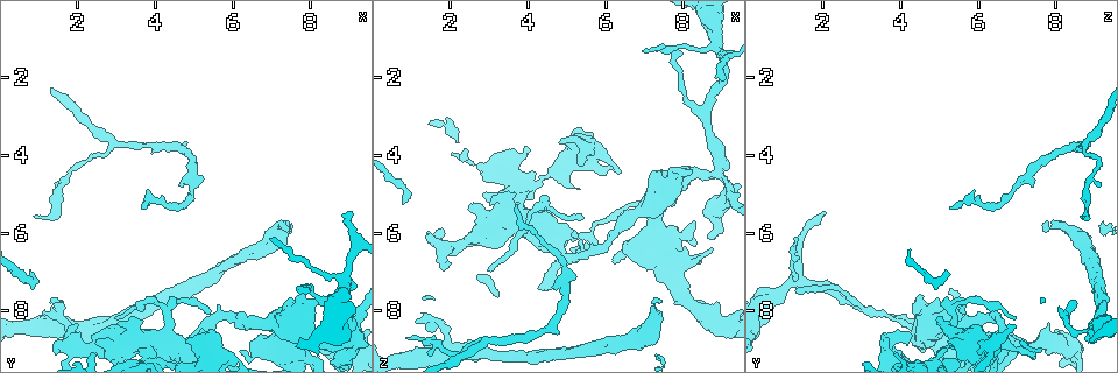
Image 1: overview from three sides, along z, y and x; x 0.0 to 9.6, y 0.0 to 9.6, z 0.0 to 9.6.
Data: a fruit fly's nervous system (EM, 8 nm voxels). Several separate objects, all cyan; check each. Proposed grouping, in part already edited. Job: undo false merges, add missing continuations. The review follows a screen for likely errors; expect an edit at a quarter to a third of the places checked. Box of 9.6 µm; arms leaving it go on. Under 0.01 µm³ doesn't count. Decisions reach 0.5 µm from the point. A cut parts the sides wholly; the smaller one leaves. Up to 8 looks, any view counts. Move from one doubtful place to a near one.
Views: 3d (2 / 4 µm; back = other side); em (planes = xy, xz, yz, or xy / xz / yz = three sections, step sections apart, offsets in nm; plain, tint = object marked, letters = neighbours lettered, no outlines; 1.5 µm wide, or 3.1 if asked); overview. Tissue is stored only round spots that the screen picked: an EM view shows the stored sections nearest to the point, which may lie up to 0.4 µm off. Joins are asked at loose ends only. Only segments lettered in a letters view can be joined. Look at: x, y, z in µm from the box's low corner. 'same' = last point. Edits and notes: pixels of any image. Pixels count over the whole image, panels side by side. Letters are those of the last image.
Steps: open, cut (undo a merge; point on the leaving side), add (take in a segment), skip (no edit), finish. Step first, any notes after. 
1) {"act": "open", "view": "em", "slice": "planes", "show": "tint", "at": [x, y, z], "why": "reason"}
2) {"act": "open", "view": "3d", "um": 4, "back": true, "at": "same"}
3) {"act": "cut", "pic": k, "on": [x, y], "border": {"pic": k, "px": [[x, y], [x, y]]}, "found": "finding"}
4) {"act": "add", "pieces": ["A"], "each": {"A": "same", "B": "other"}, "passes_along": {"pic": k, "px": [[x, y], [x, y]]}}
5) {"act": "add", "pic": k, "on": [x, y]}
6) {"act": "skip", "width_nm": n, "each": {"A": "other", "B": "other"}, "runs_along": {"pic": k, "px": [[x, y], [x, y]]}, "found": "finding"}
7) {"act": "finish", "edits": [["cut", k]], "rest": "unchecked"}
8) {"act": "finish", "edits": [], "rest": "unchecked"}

{"act": "open", "view": "em", "slice": "planes", "show": "letters", "at": [4.85, 8.85, 3.65], "why": "free end"}

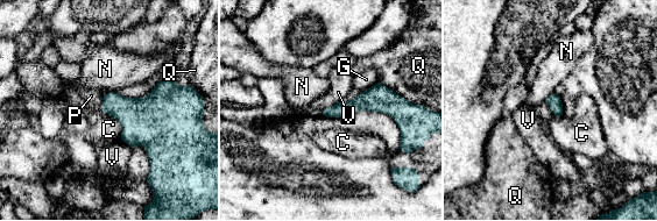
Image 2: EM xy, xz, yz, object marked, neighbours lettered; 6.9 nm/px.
{"act": "skip", "longest_contact_nm": ["Q", 280], "each": {"C": "other", "G": "other", "N": "other", "P": "other", "Q": "other", "V": "other"}, "border": {"pic": 2, "px": [[108, 115], [120, 123], [121, 138]]}, "found": "none of them fits"}

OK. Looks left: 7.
{"act": "open", "view": "em", "slice": "planes", "show": "tint", "at": [1.45, 9.15, 6.00], "why": "branch stops here"}

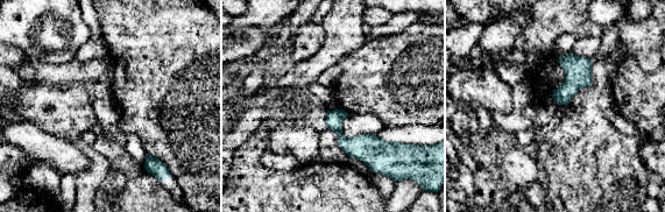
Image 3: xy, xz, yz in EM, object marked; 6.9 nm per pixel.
{"act": "open", "view": "em", "slice": "planes", "show": "letters", "at": "same"}

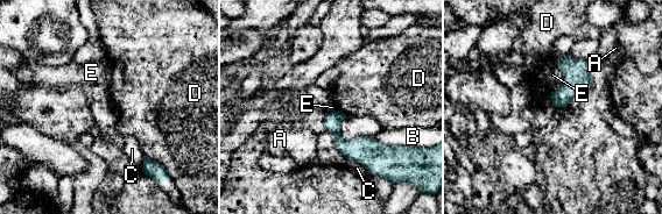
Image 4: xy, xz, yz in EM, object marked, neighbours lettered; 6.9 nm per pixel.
{"act": "skip", "longest_contact_nm": ["B", 240], "each": {"A": "other", "B": "other", "C": "other", "D": "other", "E": "other"}, "border": {"pic": 4, "px": [[145, 155], [157, 162], [164, 170]]}, "found": "no lettered segment goes on from it"}

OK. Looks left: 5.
{"act": "open", "view": "3d", "um": 2, "at": [7.90, 7.35, 1.40], "why": "tapers out"}

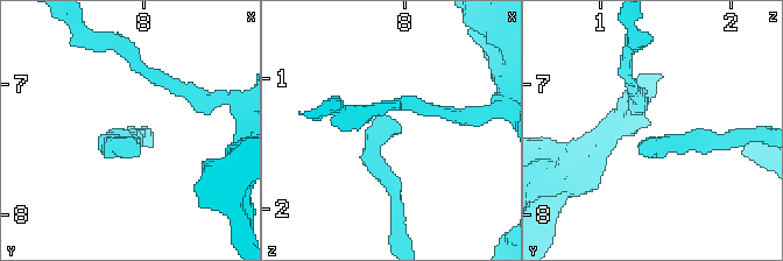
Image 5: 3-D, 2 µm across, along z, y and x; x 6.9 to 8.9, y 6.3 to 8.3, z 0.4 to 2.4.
{"act": "open", "view": "em", "slice": "yz", "step": 4, "show": "letters", "at": [7.94, 7.40, 1.36]}

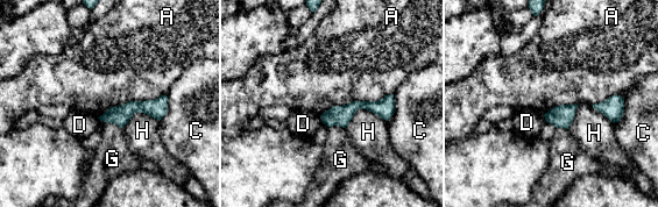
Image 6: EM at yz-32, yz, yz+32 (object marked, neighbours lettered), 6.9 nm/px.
{"act": "open", "view": "em", "slice": "planes", "show": "letters", "at": "same"}

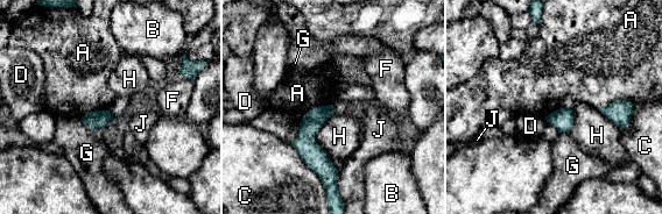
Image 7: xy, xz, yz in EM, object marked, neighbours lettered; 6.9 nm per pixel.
{"act": "skip", "longest_contact_nm": ["C", 400], "each": {"A": "other", "B": "other", "C": "other", "D": "other", "F": "other", "G": "other", "H": "other", "J": "other"}, "runs_along": {"pic": 7, "px": [[321, 108], [309, 151], [328, 178]]}, "found": "no lettered segment goes on from it"}

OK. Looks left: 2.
{"act": "finish", "edits": [], "rest": "unchecked"}

